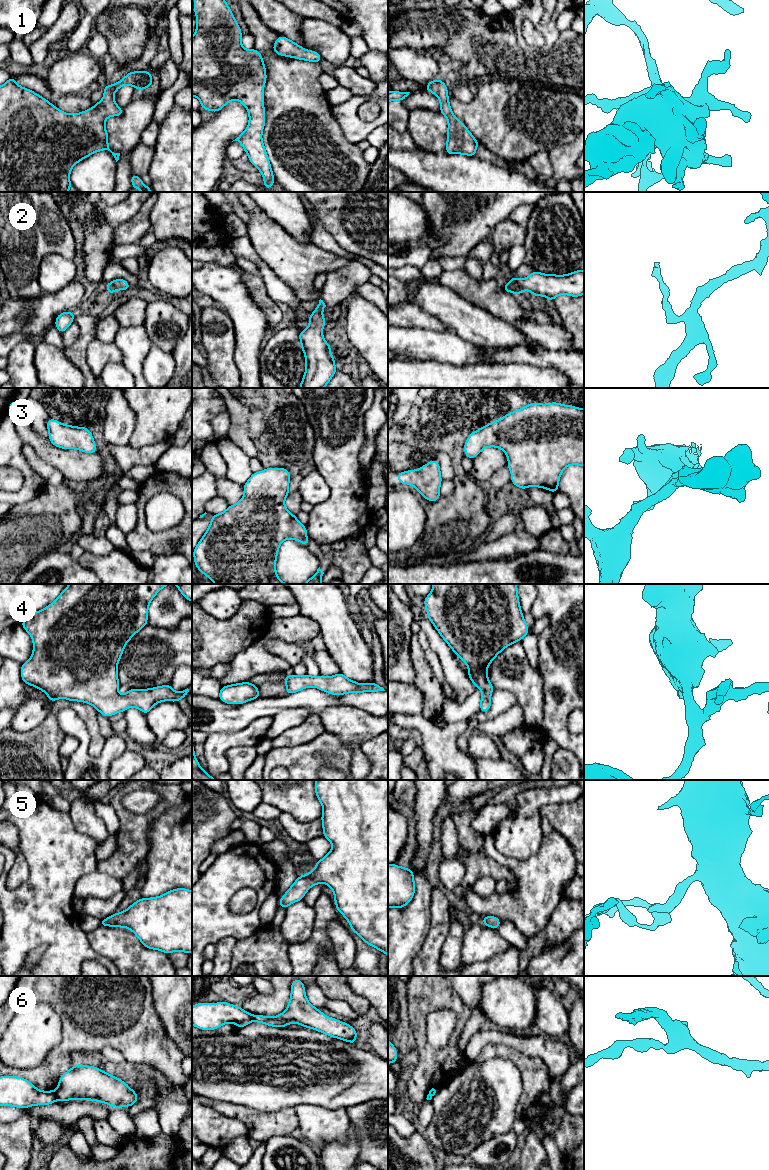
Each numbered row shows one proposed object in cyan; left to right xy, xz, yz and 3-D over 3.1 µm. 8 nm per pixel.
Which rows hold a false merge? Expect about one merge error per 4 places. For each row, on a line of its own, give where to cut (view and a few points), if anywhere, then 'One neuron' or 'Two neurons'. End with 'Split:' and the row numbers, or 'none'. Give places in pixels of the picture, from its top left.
1: No split. One neuron
2: No split. One neuron
3: No split. One neuron
4: No split. One neuron
5: No split. One neuron
6: Split along xy (53, 1091), (57, 1098). Two neurons
Split: 6

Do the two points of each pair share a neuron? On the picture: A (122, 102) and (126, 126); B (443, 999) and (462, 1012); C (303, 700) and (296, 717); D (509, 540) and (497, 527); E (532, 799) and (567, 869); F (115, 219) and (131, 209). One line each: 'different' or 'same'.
A: different
B: same
C: different
D: different
E: different
F: same

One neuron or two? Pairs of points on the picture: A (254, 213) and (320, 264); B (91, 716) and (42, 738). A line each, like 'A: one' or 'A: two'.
A: one
B: one

